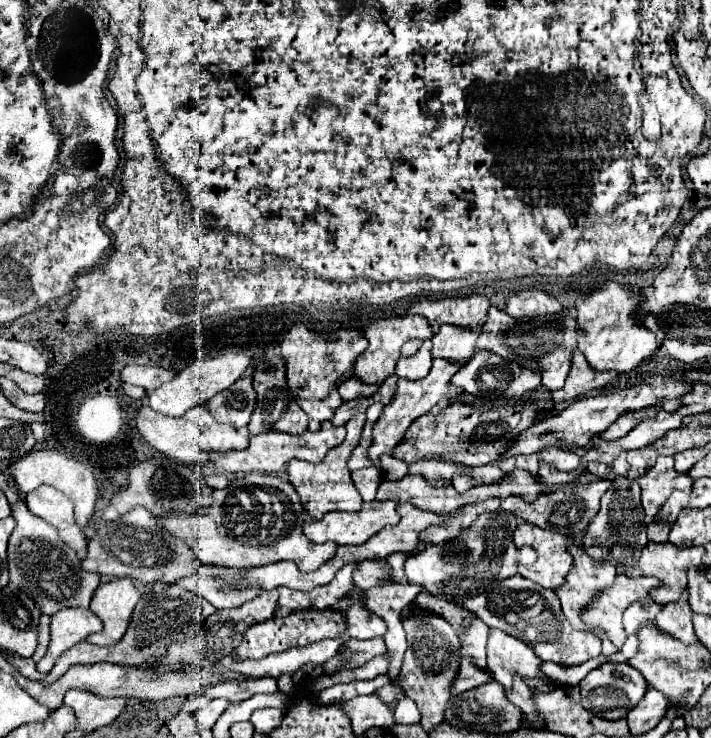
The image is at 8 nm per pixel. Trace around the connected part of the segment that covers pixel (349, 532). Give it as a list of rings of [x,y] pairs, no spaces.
[[[372,501],[372,503],[362,503],[360,511],[356,513],[346,513],[346,511],[332,511],[326,513],[320,521],[310,521],[306,517],[304,521],[304,535],[314,541],[314,543],[324,543],[324,541],[336,541],[338,545],[362,545],[368,541],[372,535],[382,531],[384,527],[396,525],[400,521],[400,515],[396,511],[396,503],[392,501]]]

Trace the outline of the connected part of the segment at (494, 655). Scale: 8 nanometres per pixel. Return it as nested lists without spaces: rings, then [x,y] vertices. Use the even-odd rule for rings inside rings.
[[[490,629],[488,669],[492,677],[504,685],[504,689],[512,689],[514,675],[520,677],[522,681],[530,677],[544,679],[546,675],[540,671],[540,665],[542,659],[538,659],[538,655],[530,645],[500,629]]]

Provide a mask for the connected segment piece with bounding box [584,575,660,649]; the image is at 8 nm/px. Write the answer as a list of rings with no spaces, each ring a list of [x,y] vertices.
[[[616,575],[614,585],[602,591],[594,605],[590,605],[590,609],[584,613],[584,621],[590,625],[600,625],[610,641],[620,649],[626,641],[626,631],[622,623],[624,611],[630,607],[630,603],[648,597],[648,591],[658,585],[660,581],[656,577],[632,579],[626,575]]]

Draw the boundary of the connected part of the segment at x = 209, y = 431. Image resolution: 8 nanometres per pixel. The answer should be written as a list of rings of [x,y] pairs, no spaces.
[[[144,405],[136,413],[136,427],[138,427],[140,435],[156,451],[160,451],[166,457],[170,457],[172,461],[180,461],[180,463],[206,463],[212,453],[228,453],[232,449],[244,449],[244,445],[248,445],[248,433],[240,433],[232,425],[218,423],[208,413],[206,405],[196,405],[178,419],[156,413],[148,405]]]

